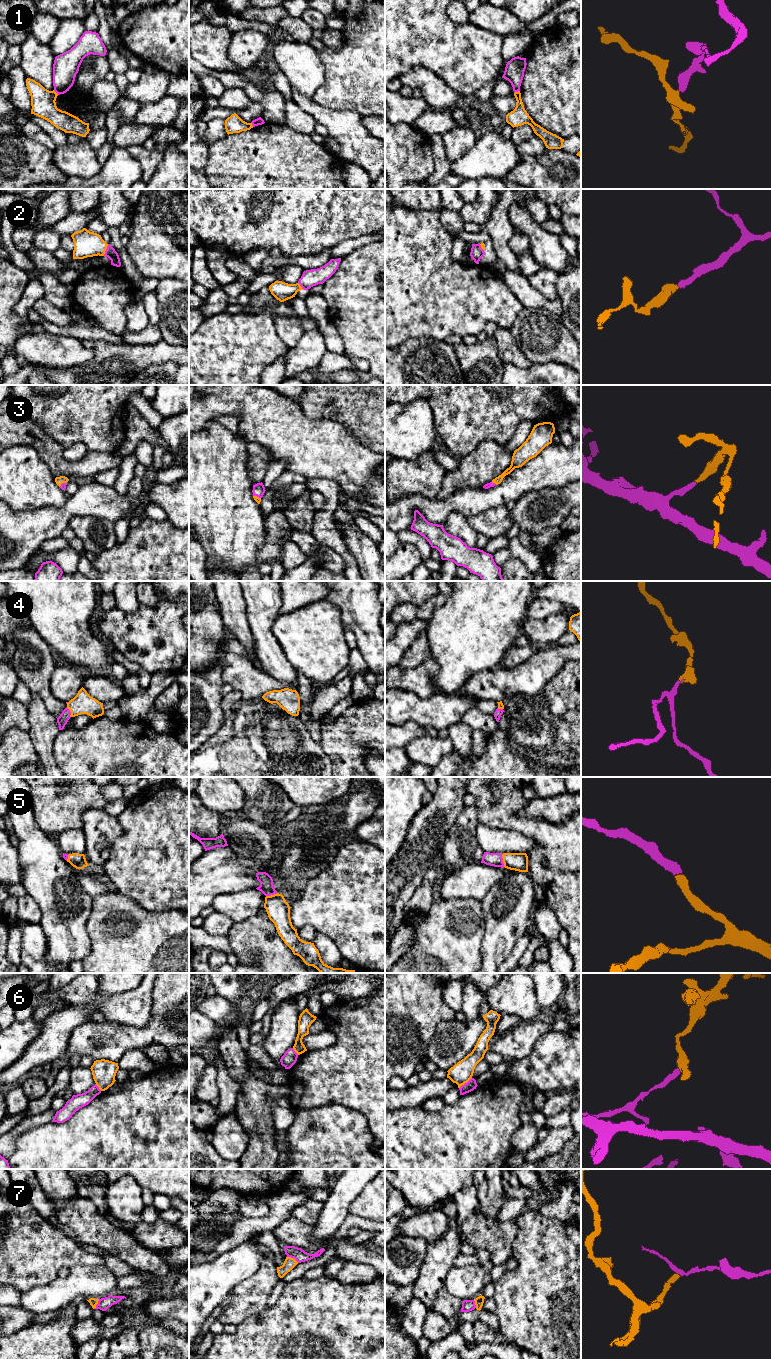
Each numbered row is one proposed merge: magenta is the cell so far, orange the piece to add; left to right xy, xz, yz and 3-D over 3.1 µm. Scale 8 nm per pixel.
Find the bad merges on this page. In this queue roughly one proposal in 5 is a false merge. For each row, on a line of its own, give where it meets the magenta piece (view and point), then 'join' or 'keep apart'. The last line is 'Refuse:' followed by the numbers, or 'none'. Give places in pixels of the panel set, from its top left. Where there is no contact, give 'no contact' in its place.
1: yz (516, 91) | keep apart
2: xy (106, 250) | join
3: xy (62, 483) | join
4: xy (70, 712) | join
5: yz (502, 860) | join
6: yz (465, 1083) | keep apart
7: xz (293, 1257) | keep apart
Refuse: 1, 6, 7

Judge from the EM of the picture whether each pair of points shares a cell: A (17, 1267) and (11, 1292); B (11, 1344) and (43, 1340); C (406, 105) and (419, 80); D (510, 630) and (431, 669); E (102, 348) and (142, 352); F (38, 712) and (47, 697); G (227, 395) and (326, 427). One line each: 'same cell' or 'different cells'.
A: different cells
B: same cell
C: different cells
D: different cells
E: same cell
F: different cells
G: same cell

